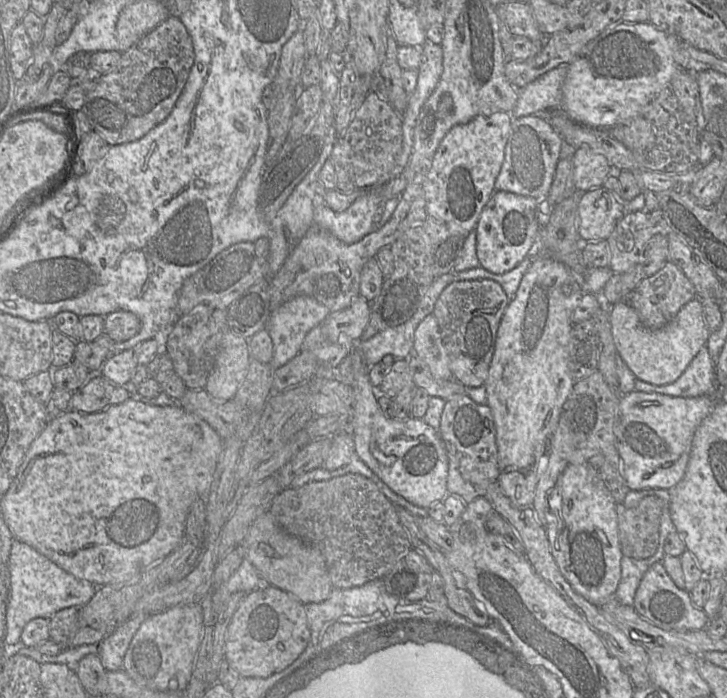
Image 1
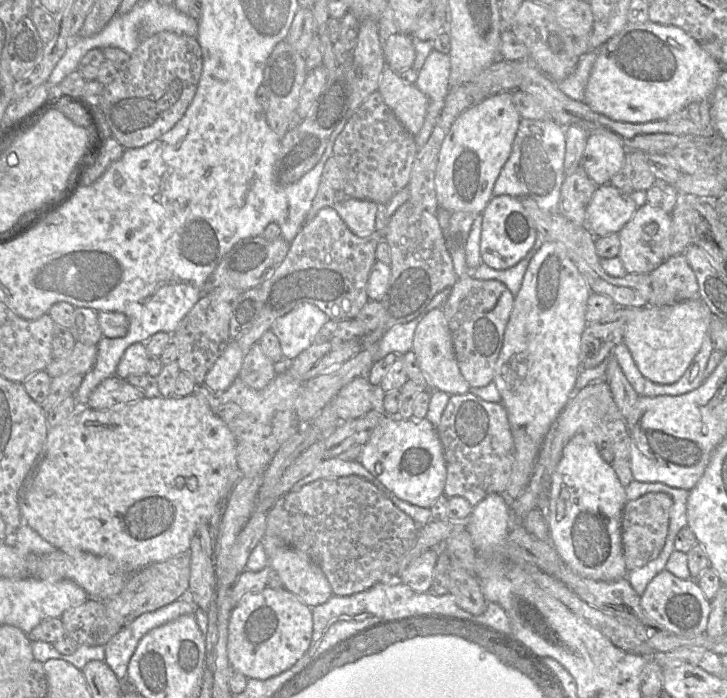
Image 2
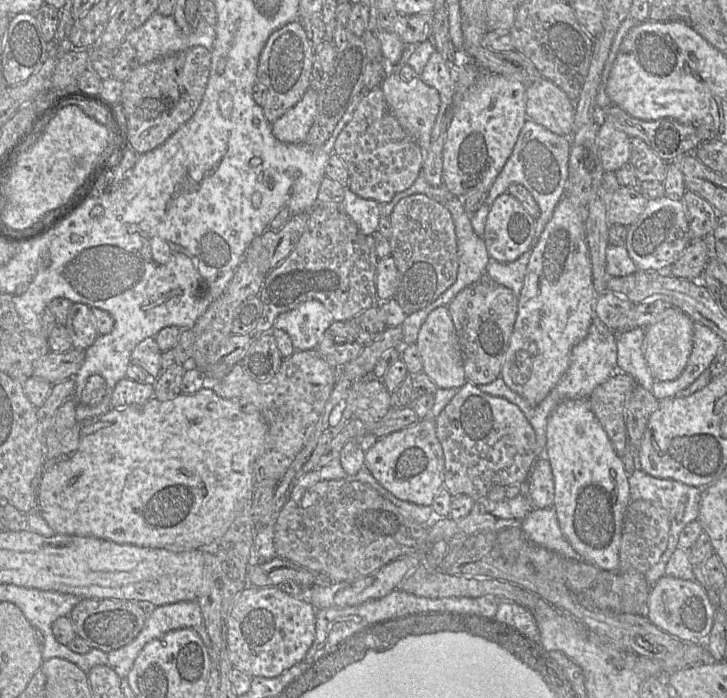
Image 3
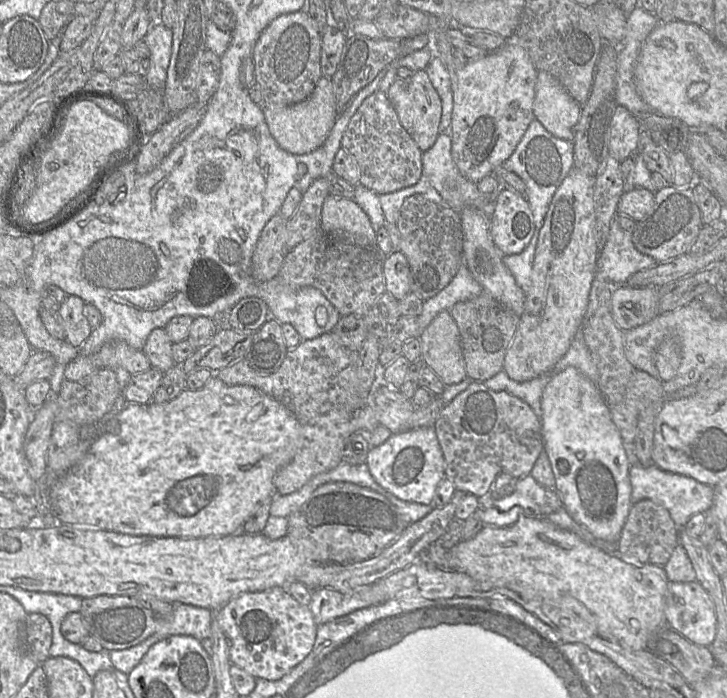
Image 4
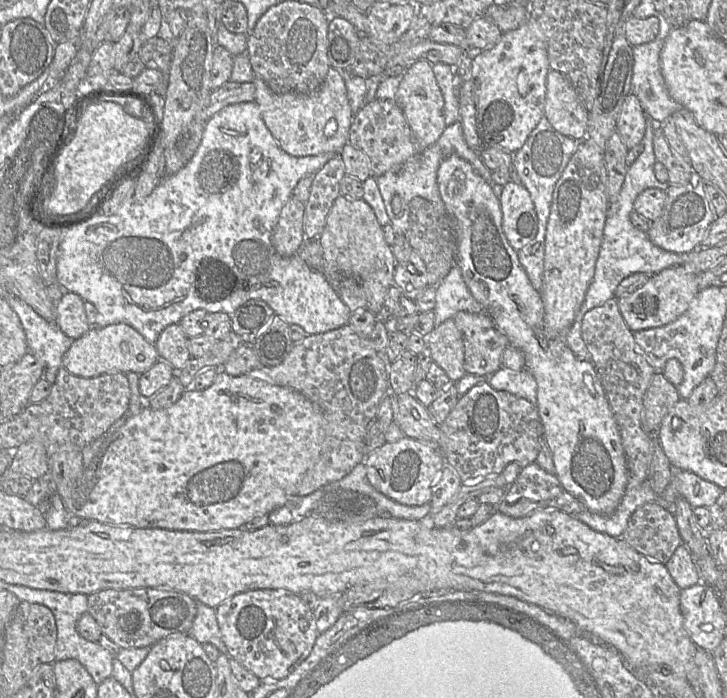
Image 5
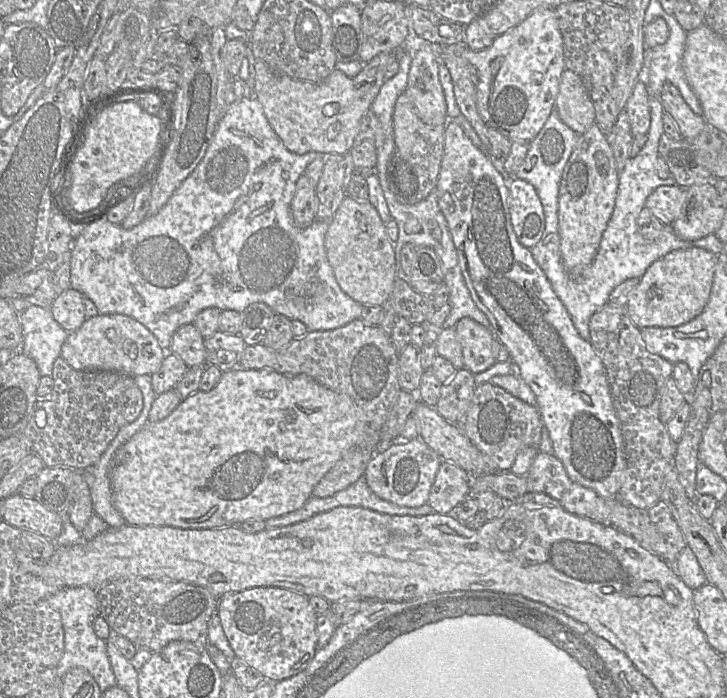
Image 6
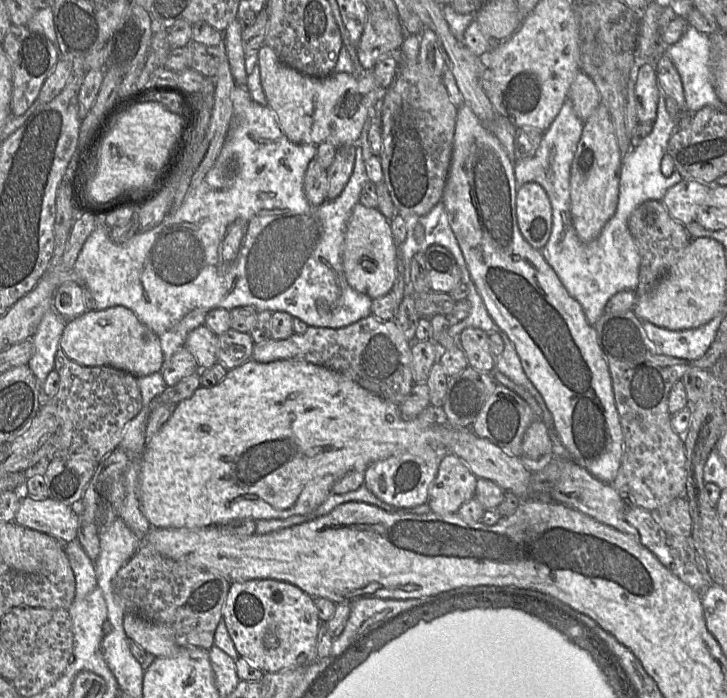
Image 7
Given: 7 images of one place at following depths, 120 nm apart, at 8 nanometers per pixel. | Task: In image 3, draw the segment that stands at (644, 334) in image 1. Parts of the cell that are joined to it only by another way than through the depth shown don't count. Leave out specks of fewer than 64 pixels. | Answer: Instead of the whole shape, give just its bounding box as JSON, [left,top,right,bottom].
[643,307,693,380]

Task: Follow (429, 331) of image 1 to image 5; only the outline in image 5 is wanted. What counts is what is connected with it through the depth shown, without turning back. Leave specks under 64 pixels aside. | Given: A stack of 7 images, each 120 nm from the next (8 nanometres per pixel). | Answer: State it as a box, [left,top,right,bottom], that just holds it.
[424,319,466,382]

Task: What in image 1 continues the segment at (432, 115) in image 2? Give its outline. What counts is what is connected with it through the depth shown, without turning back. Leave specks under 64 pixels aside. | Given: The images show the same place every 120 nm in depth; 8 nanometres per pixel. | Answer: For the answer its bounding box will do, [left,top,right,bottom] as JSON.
[402,39,443,167]

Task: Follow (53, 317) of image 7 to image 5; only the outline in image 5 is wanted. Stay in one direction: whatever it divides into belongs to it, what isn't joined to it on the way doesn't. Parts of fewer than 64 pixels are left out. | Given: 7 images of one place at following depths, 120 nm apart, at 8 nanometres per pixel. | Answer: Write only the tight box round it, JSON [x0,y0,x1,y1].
[6,296,74,384]

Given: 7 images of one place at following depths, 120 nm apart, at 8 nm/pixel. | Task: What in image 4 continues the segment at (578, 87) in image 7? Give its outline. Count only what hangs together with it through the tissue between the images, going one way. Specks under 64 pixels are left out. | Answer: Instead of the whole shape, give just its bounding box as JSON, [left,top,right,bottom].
[533,71,582,141]

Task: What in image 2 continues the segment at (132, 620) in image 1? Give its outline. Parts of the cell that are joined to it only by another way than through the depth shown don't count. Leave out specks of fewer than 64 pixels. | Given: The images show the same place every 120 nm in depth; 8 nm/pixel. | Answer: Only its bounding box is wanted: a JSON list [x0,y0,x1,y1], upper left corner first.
[104,597,196,682]

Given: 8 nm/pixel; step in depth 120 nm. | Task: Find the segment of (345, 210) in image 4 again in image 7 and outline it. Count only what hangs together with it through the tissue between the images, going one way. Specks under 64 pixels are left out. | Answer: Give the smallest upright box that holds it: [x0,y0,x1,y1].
[342,202,397,299]

